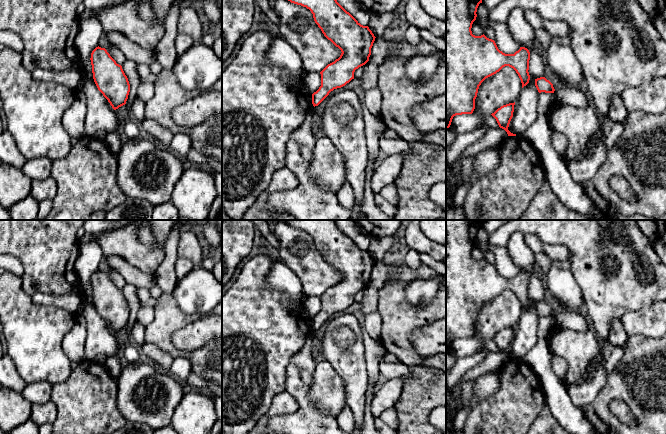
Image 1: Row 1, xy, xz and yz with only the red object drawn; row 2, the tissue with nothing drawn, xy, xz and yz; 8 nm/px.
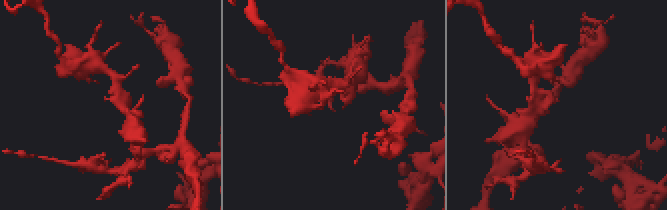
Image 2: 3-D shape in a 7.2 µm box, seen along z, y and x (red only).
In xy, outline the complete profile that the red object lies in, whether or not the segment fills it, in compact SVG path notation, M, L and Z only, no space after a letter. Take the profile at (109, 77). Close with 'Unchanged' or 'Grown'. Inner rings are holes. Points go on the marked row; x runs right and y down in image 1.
M96 47L91 53L94 82L114 110L126 104L130 84L122 66L110 56L105 48Z. Unchanged

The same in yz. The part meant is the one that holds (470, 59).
M446 0L446 128L449 128L456 115L472 114L475 109L475 99L481 83L488 77L499 72L503 67L509 66L518 74L522 88L529 83L530 52L525 47L520 47L514 54L505 54L500 51L494 40L484 34L475 36L471 28L477 17L477 8L482 0Z. Unchanged

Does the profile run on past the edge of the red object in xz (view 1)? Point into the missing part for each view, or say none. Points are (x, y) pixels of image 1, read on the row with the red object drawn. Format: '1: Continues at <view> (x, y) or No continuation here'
1: No continuation here

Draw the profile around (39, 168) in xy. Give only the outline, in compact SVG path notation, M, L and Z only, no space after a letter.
M37 157L27 160L22 171L31 180L43 180L51 175L52 160L47 157Z

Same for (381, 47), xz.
M383 36L376 37L371 48L369 61L379 66L387 58L394 45L394 42L384 39Z

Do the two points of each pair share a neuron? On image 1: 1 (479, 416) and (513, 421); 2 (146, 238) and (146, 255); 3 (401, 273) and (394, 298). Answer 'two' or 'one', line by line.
1: one
2: two
3: one

